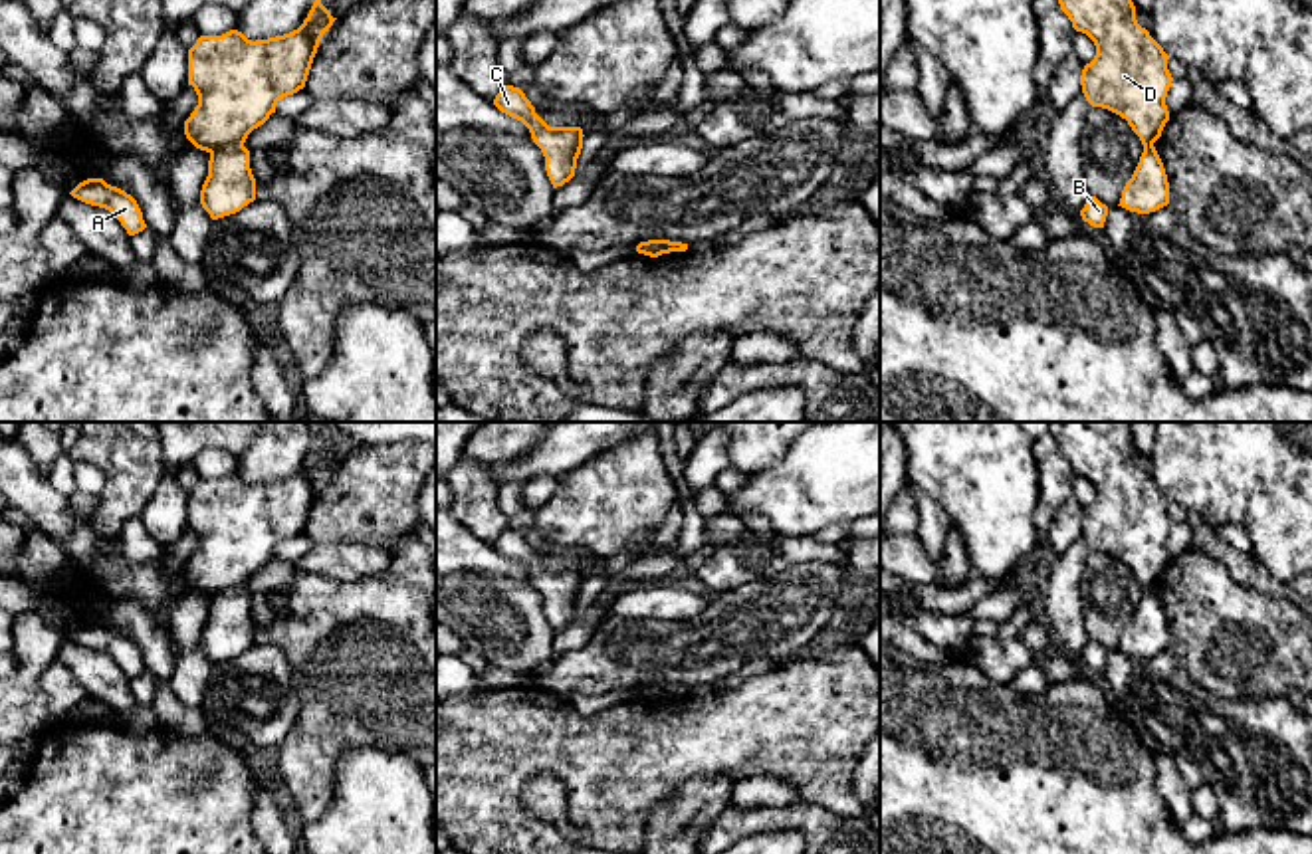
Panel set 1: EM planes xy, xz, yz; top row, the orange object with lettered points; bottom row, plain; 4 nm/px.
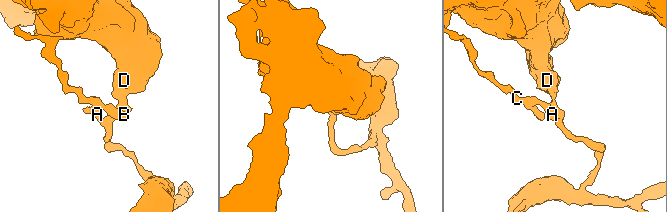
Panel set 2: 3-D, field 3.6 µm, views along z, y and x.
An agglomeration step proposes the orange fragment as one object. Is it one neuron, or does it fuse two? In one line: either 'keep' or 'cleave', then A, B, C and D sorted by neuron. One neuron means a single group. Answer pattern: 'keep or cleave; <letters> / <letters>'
cleave; A B C / D

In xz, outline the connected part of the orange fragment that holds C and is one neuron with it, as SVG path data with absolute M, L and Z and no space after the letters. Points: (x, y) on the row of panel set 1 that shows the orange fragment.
M505 85L495 95L493 105L529 129L533 143L545 157L545 170L553 188L563 186L575 176L585 137L581 127L549 127L535 113L525 93L513 85Z

